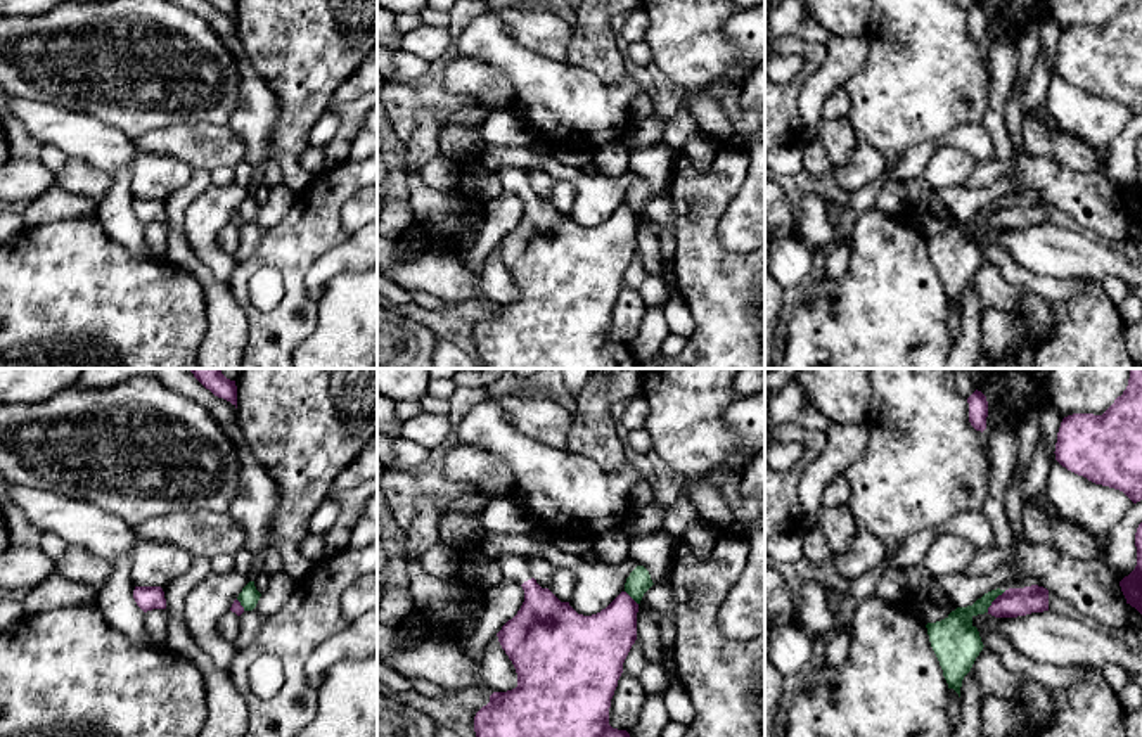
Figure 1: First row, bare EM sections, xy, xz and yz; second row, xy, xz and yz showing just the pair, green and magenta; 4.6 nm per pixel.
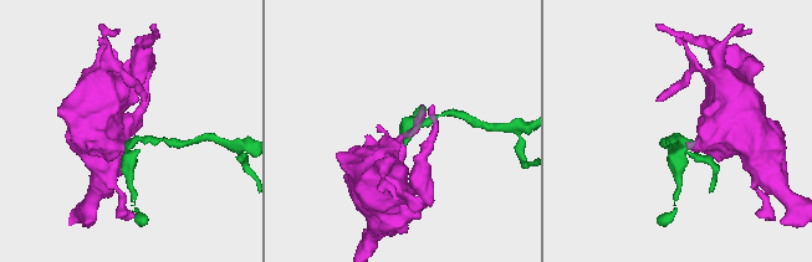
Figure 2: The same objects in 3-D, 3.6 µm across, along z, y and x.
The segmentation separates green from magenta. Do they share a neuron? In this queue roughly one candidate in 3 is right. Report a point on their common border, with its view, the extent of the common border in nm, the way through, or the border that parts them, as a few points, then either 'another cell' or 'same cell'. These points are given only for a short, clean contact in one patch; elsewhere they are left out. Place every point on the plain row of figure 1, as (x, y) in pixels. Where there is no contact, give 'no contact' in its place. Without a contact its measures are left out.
contact yz (994, 211); length 140 nm; border yz (1006, 203), (987, 224); another cell

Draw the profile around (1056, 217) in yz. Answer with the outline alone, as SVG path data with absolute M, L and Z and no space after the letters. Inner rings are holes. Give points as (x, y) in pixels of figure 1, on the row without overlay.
M1049 204L1049 223L1055 225L1055 227L1062 227L1069 232L1078 232L1078 234L1085 235L1090 240L1099 239L1097 234L1080 227L1071 215L1068 215L1066 211L1061 211L1059 208L1055 208L1052 204Z

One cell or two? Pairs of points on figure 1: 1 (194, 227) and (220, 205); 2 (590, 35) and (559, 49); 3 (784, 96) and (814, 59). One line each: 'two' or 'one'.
1: one
2: two
3: one

